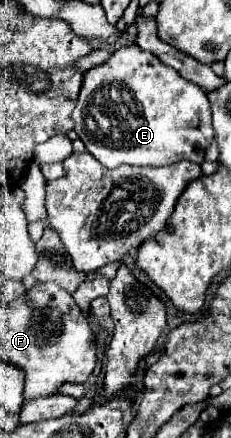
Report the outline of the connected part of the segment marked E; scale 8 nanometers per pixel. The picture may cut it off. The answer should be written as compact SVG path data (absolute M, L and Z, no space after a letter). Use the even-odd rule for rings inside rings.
M122 46L112 52L108 62L92 66L84 72L80 98L72 112L72 120L76 124L74 130L84 142L86 150L106 168L118 168L120 164L166 166L178 160L202 164L206 148L214 140L214 130L210 122L210 102L206 92L194 82L182 78L160 58L140 50L138 46Z

